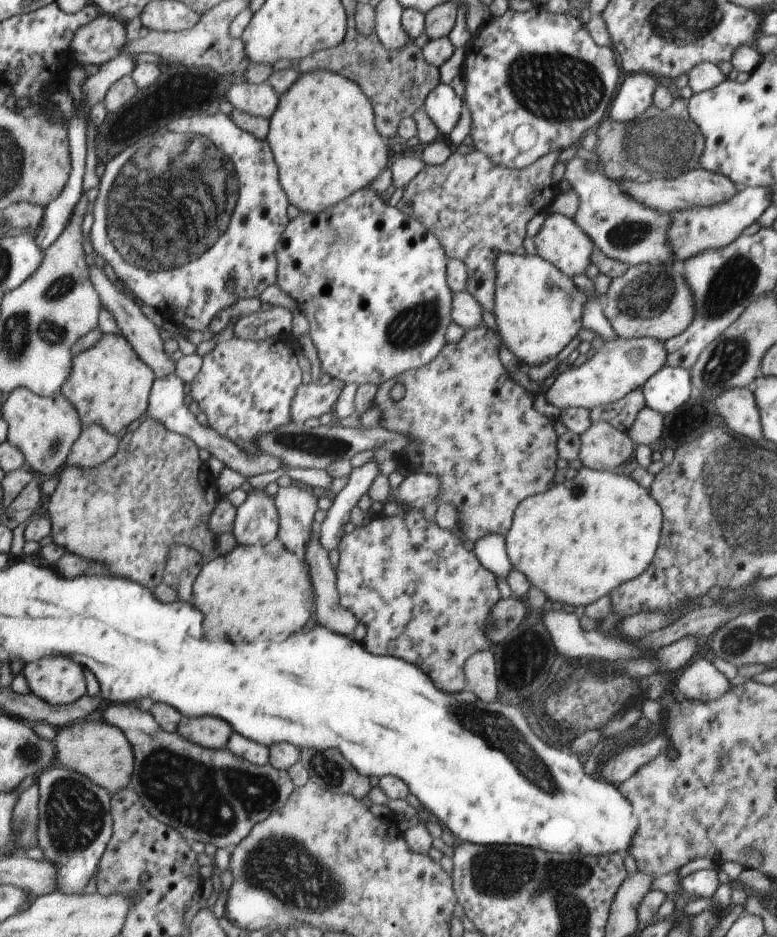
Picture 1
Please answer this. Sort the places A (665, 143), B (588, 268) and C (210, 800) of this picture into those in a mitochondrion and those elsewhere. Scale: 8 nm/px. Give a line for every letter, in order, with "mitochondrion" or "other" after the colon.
A: mitochondrion
B: other
C: mitochondrion

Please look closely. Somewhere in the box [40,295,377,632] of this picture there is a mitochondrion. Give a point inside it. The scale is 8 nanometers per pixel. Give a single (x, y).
(317, 446)

